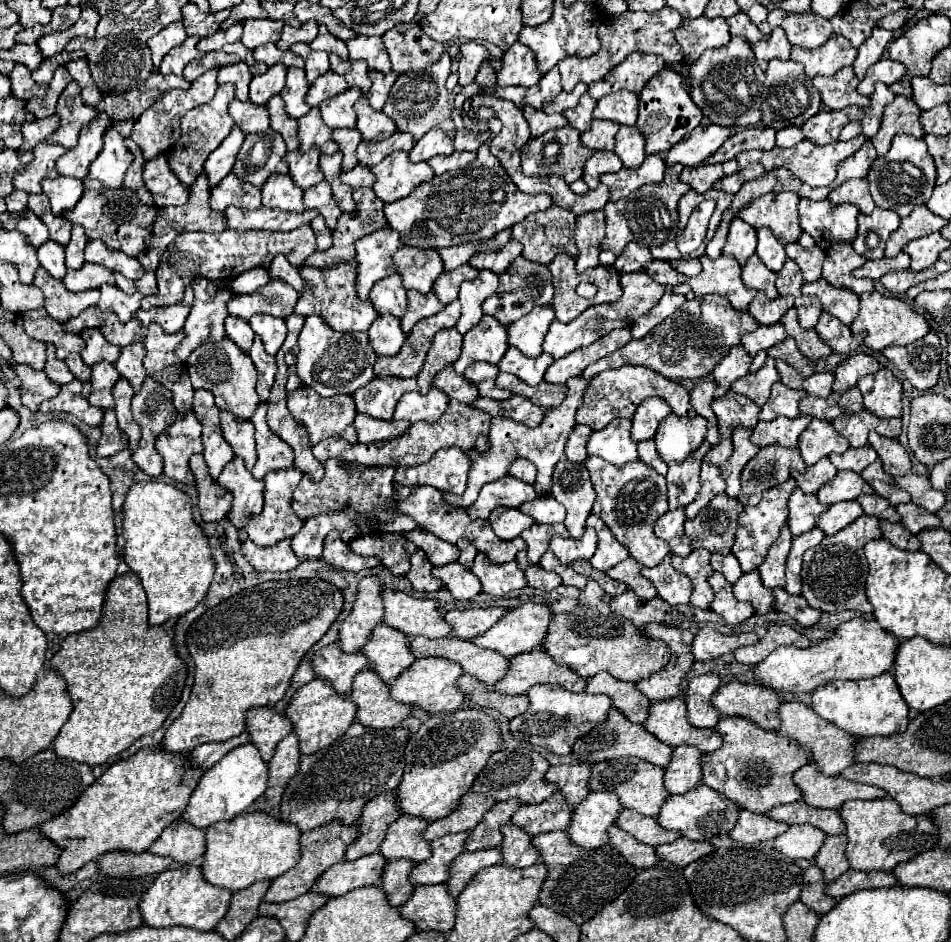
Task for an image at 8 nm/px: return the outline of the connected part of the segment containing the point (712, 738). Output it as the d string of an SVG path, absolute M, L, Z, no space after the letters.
M664 699L650 707L650 717L644 727L666 745L694 745L700 751L716 751L722 745L720 733L714 729L698 729L686 719L686 705L682 699Z

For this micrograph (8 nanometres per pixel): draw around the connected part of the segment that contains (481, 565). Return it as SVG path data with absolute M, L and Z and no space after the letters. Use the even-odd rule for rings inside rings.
M478 553L472 565L472 573L480 579L482 591L494 597L504 597L514 589L526 587L524 571L516 565L516 561L496 565L484 553Z

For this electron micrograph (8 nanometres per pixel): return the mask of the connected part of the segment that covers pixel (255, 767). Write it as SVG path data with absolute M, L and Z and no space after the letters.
M252 743L240 745L230 753L226 753L224 759L220 759L214 767L210 767L202 775L196 791L188 801L182 819L192 823L194 827L208 827L218 821L228 821L238 813L246 811L246 807L252 805L266 791L266 787L268 787L268 763L262 761L260 751L256 751L256 745Z

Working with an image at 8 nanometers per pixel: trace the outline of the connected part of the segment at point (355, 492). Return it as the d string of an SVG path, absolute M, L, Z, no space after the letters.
M334 457L324 463L326 473L320 481L312 481L308 475L302 477L300 485L292 493L292 509L304 521L310 515L336 511L344 507L352 507L360 513L376 513L378 521L392 519L392 491L394 491L394 469L358 469L358 465L344 465L344 461L336 461Z

